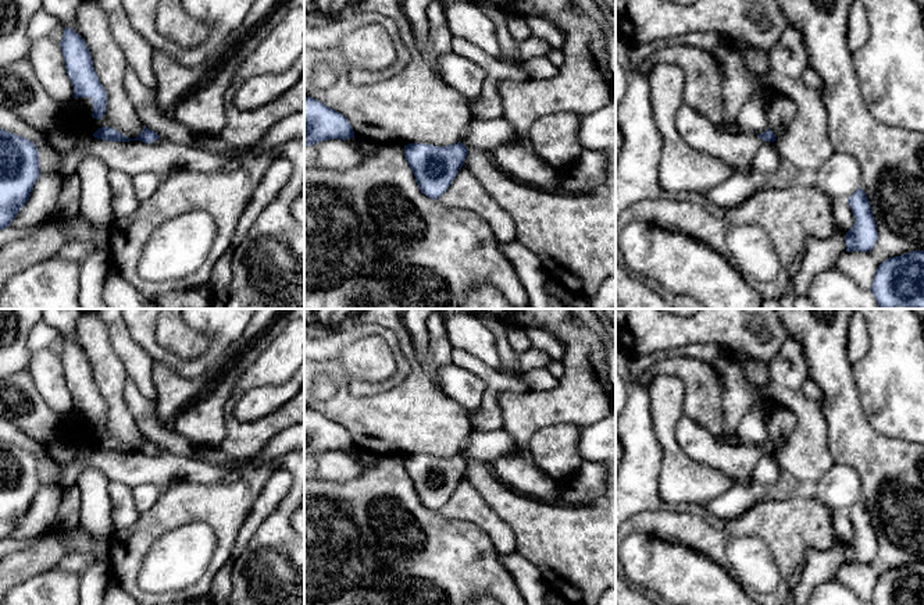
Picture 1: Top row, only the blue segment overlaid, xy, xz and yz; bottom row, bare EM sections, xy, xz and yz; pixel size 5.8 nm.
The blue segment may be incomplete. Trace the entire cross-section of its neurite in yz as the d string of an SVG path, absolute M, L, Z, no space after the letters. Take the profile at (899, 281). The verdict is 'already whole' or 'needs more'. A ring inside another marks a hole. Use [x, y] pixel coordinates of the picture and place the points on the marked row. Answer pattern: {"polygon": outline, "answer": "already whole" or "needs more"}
{"polygon": "M924 250L889 257L880 264L870 288L880 309L924 309Z", "answer": "already whole"}

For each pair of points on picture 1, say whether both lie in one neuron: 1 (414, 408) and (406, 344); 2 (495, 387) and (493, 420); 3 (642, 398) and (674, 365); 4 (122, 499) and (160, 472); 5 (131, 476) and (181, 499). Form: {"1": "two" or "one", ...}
{"1": "one", "2": "one", "3": "two", "4": "two", "5": "two"}

